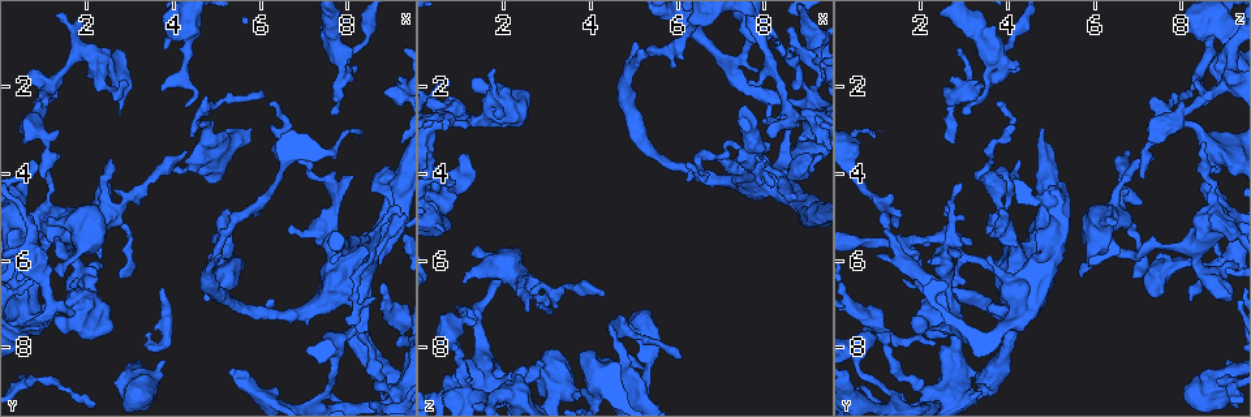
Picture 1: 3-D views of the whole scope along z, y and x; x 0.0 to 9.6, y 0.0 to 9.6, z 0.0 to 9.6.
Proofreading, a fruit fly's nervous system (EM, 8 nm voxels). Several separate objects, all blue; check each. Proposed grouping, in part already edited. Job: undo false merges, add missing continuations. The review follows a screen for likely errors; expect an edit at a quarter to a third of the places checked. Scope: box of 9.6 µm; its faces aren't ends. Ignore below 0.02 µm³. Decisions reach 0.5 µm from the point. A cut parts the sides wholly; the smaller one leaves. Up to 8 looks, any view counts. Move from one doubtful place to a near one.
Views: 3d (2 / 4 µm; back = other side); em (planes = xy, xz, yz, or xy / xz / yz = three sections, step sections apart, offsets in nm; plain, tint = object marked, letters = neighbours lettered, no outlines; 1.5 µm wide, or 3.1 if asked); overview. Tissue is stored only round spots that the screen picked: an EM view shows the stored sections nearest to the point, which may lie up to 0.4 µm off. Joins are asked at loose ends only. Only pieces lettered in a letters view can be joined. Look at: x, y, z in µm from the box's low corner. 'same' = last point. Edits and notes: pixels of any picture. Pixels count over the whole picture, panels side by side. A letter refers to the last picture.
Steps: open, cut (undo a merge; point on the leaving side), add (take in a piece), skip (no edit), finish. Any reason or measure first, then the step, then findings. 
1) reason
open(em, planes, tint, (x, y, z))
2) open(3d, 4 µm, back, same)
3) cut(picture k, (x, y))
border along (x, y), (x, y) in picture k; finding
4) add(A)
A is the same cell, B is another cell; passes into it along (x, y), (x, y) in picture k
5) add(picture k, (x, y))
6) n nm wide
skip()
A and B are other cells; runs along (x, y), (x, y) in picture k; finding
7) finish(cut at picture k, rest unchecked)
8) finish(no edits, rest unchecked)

thick turns thin
open(em, planes, letters, (4.80, 6.15, 1.75))

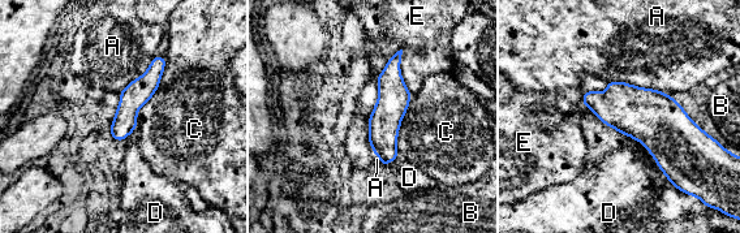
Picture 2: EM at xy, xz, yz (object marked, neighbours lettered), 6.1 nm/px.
skip()
A, B, C, D and E are other cells; runs along (391, 65), (384, 160) in picture 2; all the same neuron

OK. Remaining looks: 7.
branch stops here
open(3d, 2 µm, back, (2.60, 3.70, 7.20))

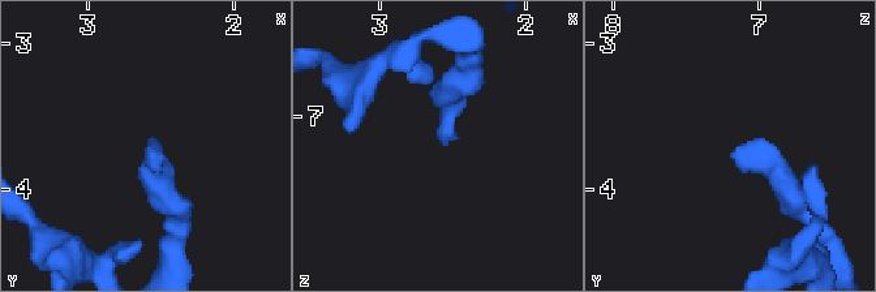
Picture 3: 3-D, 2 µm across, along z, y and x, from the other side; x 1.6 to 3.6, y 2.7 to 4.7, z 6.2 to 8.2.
shape alone is not enough
open(em, planes, letters, (2.58, 3.70, 7.20))

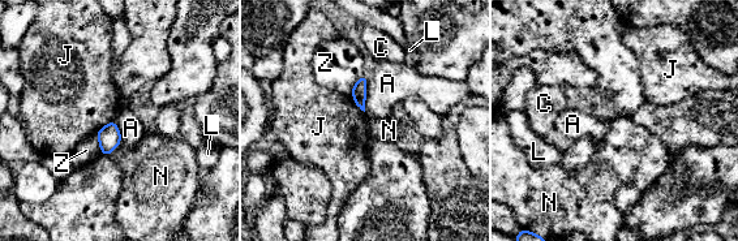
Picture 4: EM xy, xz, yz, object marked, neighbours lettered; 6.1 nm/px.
skip()
A, C, J, L, N and Z are other cells; border along (120, 141), (108, 154) in picture 4; none of them fits

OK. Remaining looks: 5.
stops while still wide
open(3d, 4 µm, (4.85, 5.85, 7.35))

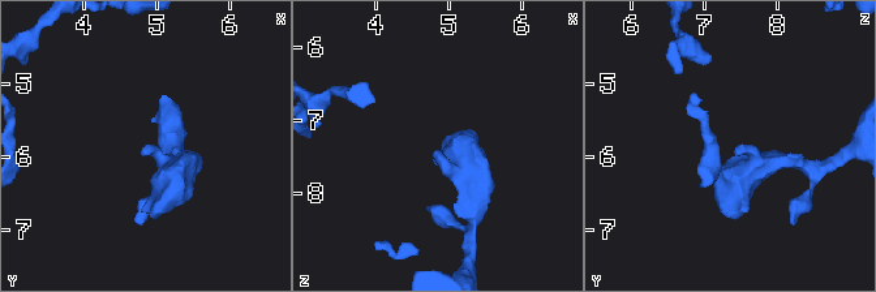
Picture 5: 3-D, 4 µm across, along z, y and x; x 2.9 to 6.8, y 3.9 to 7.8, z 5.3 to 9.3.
need the tissue
open(em, xy, step 4, letters, (4.85, 5.85, 7.45))

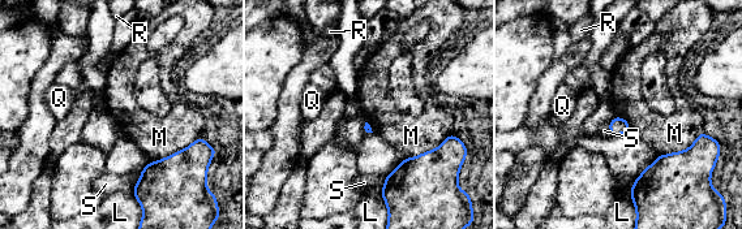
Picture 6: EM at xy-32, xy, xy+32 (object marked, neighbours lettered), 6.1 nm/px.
cut it another way
open(em, xz, step 8, letters, same)

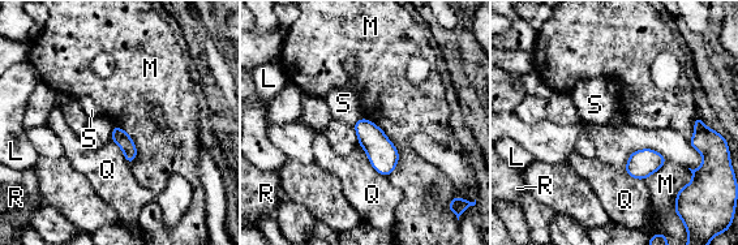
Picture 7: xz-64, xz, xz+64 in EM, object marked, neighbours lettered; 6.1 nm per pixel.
skip()
L, M, Q, R and S are other cells; no lettered piece goes on from it

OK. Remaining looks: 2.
finish(no edits, rest unchecked)

